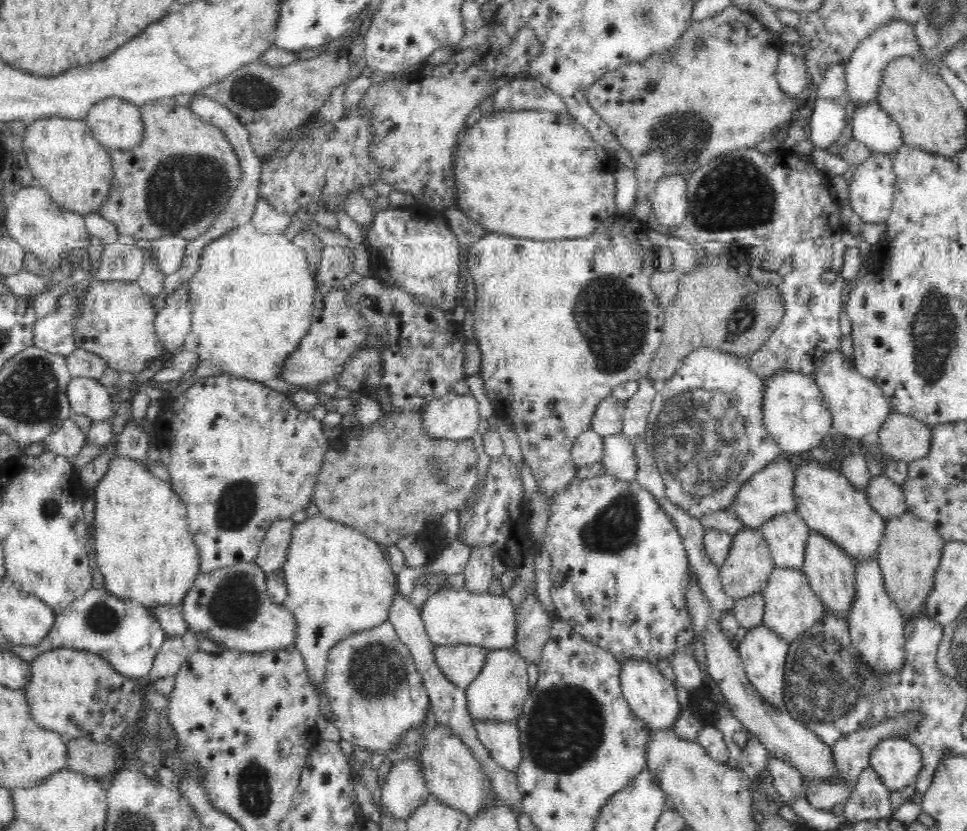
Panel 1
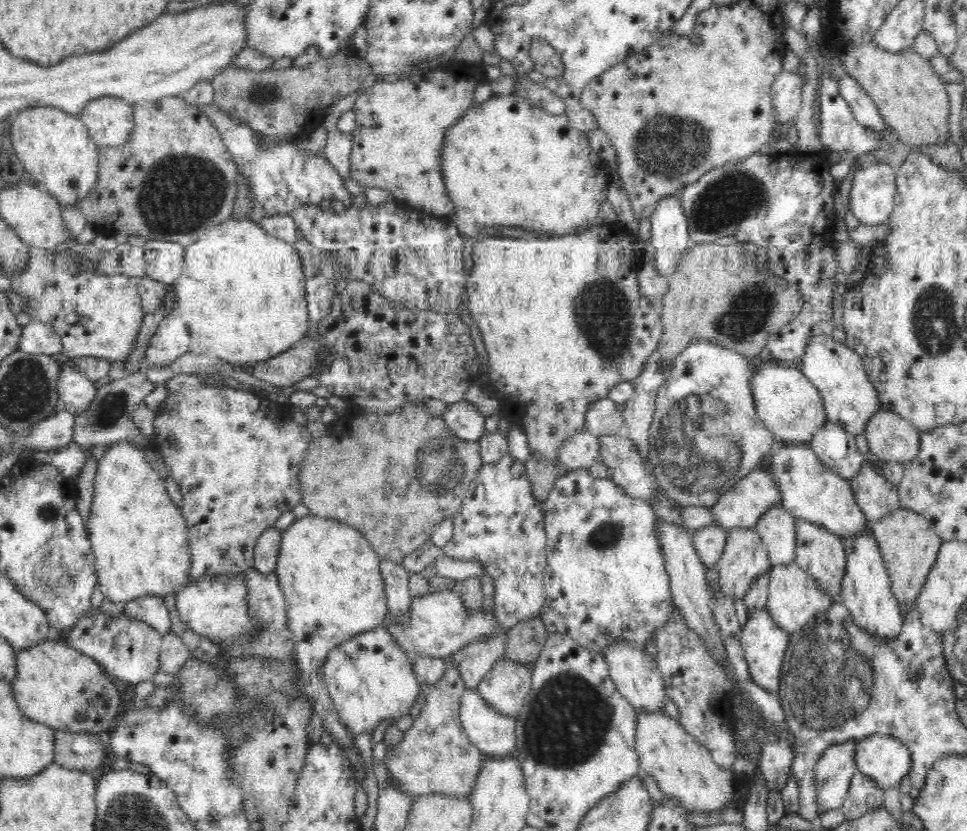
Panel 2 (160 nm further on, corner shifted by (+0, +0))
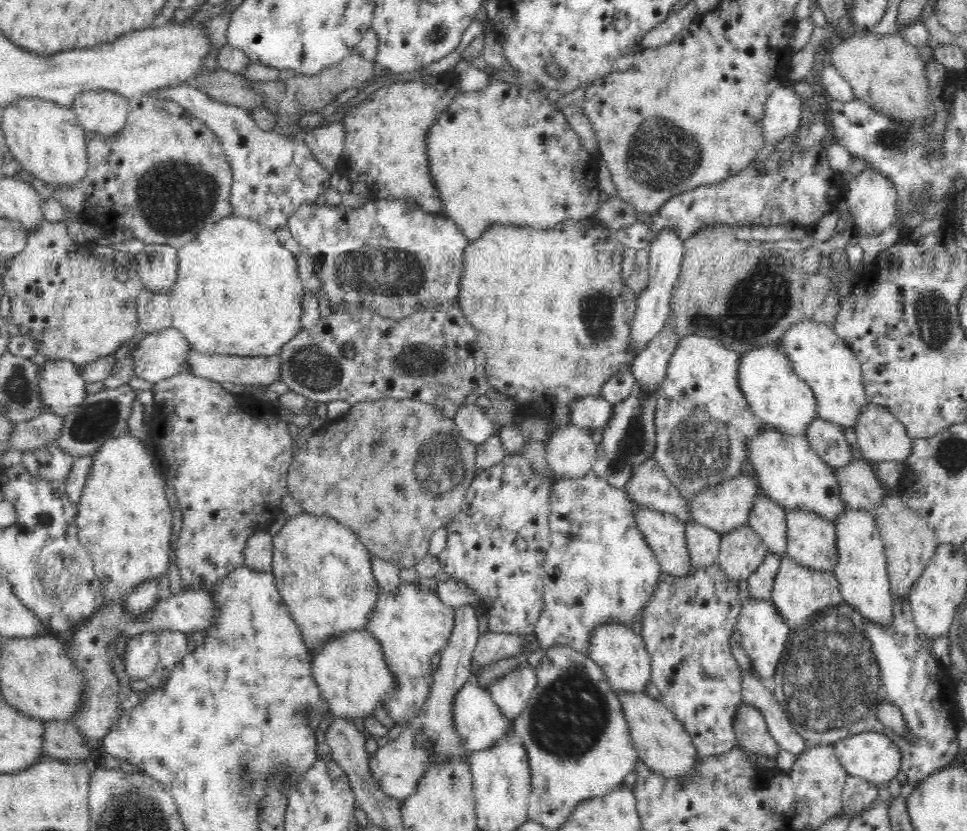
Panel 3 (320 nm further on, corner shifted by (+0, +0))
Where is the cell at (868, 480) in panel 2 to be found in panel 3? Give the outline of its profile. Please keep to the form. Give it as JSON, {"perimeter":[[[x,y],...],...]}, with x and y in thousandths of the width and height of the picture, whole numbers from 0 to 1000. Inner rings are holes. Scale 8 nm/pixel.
{"perimeter":[[[896,554],[879,555],[874,562],[862,564],[869,588],[869,600],[877,613],[901,615],[916,599],[916,584],[904,572],[902,561]]]}

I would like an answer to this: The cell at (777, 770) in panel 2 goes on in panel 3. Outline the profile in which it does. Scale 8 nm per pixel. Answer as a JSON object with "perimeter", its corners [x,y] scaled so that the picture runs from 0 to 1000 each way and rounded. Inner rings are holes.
{"perimeter":[[[767,846],[763,852],[758,881],[761,884],[763,898],[772,905],[792,910],[804,915],[806,897],[795,883],[791,863],[786,854]]]}

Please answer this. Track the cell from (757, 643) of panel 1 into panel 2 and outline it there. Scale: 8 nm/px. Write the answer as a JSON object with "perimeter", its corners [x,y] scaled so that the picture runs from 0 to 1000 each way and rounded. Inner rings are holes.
{"perimeter":[[[794,732],[774,739],[772,747],[766,756],[763,769],[769,783],[769,793],[774,798],[774,807],[776,807],[778,818],[783,821],[789,830],[799,834],[804,834],[806,830],[810,789],[816,779],[817,764],[807,752],[802,752],[794,738]]]}

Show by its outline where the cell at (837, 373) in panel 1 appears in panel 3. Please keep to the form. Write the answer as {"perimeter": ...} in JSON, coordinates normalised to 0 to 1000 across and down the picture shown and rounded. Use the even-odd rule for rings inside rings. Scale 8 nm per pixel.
{"perimeter":[[[848,380],[824,387],[809,401],[806,416],[819,436],[821,448],[841,469],[845,501],[873,516],[882,514],[891,492],[900,484],[891,462],[890,437],[861,394],[850,387]]]}

